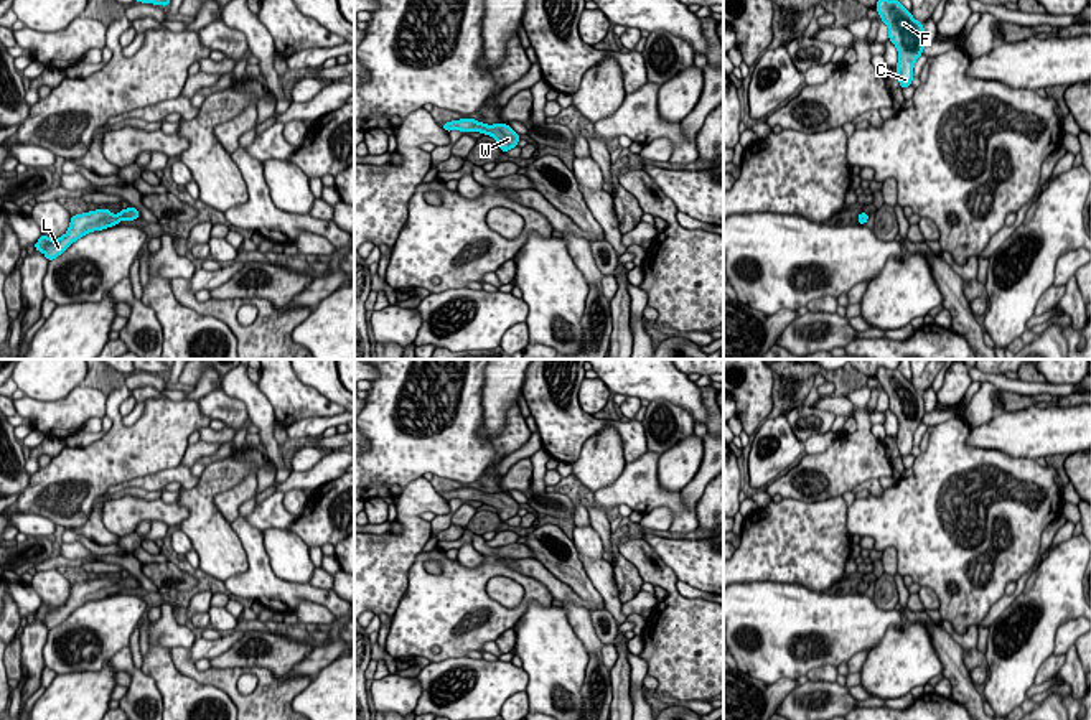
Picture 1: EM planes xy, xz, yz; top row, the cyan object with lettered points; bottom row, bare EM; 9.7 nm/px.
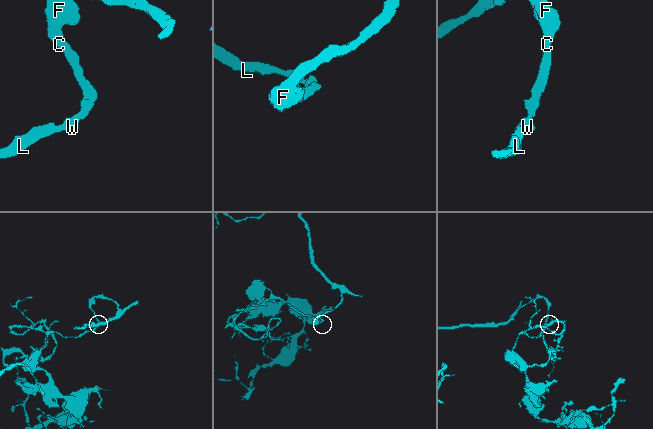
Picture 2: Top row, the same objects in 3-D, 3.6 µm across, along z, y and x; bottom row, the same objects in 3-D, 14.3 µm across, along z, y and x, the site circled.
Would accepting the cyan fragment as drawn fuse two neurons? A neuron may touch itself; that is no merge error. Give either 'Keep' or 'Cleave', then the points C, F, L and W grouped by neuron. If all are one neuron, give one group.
Keep. Groups: C F L W

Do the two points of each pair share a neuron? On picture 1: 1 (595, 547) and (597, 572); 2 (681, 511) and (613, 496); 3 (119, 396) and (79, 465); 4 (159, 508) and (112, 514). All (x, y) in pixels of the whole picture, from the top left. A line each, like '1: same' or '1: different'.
1: different
2: same
3: same
4: same

